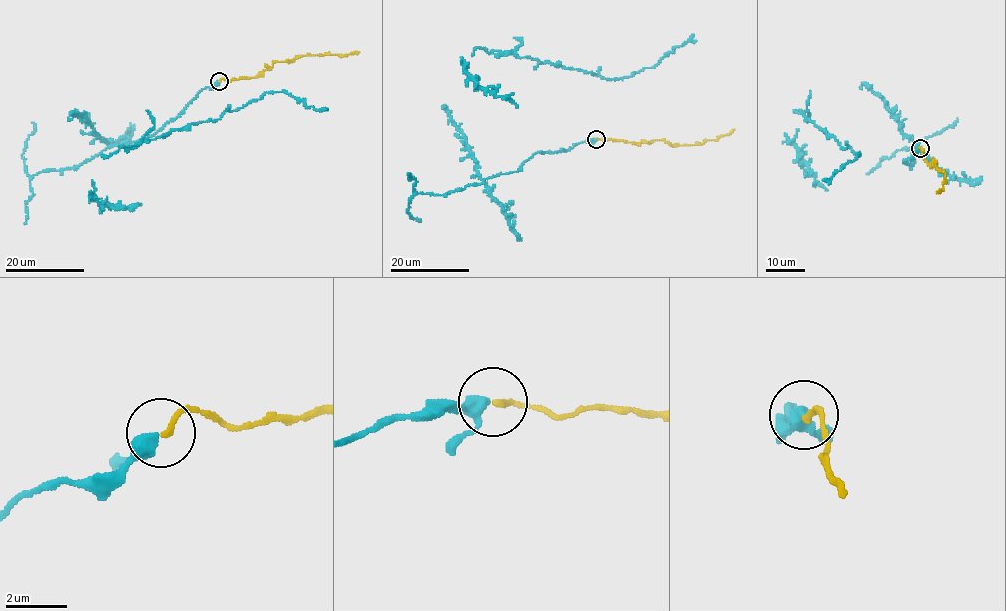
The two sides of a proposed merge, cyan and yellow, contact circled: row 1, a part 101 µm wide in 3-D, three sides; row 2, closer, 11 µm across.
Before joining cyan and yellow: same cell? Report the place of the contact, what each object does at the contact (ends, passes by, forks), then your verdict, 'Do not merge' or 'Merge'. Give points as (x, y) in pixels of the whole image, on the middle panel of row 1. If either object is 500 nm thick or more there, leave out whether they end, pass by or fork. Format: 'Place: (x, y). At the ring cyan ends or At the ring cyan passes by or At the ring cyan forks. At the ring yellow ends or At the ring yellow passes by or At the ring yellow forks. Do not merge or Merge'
Place: (596, 139). At the ring cyan passes by. At the ring yellow ends. Merge

